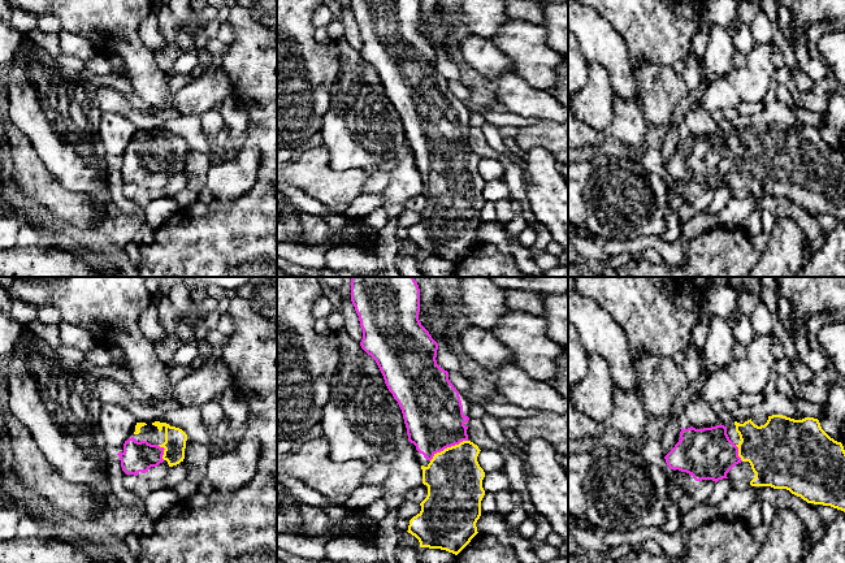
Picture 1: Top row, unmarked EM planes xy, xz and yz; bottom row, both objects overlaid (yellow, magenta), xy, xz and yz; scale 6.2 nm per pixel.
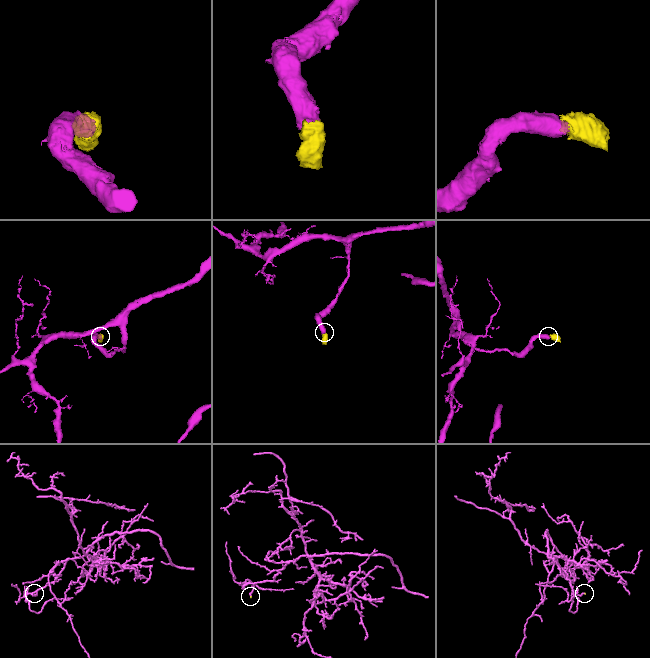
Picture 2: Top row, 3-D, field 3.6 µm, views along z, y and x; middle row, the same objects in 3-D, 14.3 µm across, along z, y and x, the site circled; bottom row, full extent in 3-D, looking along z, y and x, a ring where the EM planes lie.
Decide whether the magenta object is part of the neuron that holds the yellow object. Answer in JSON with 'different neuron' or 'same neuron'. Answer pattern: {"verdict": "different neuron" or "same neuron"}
{"verdict": "same neuron"}

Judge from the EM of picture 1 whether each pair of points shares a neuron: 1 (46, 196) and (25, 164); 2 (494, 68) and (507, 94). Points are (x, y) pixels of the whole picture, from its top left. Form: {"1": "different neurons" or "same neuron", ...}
{"1": "same neuron", "2": "different neurons"}

